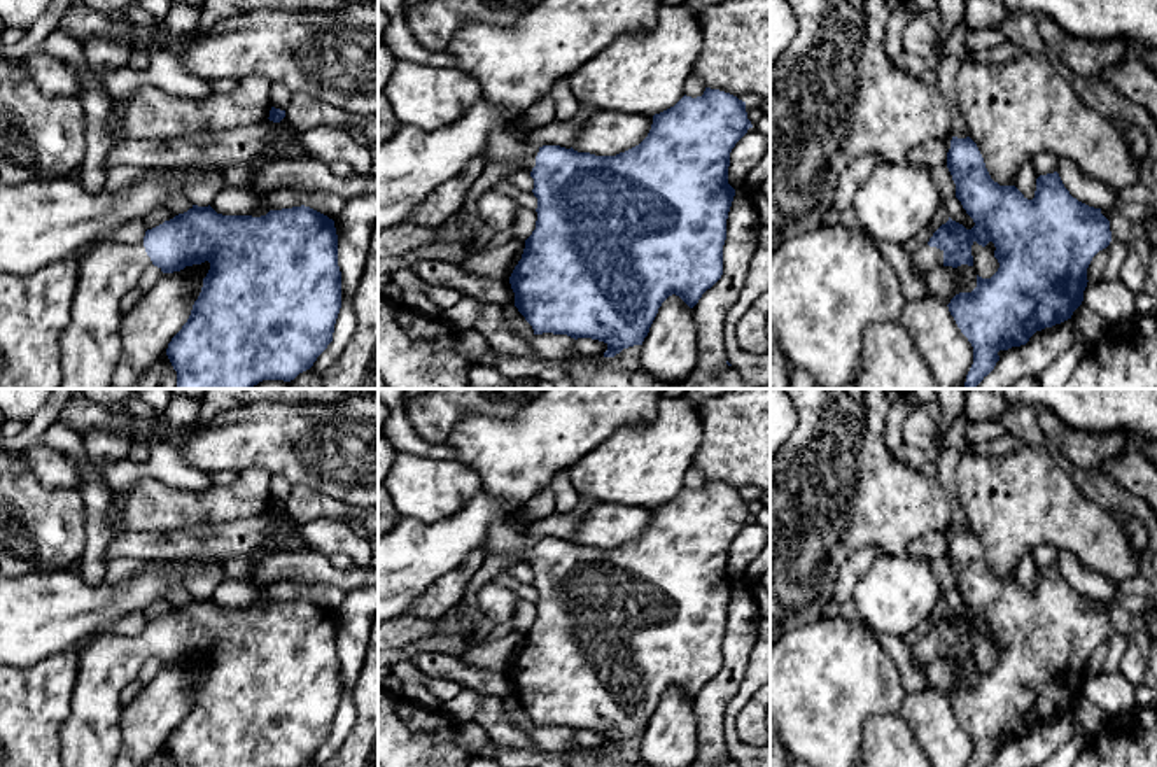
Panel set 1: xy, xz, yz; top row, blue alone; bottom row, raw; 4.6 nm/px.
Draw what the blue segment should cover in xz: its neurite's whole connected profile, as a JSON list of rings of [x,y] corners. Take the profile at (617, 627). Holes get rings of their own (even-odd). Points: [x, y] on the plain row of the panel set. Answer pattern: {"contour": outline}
{"contour": [[[705,480],[702,489],[684,487],[674,499],[655,506],[648,529],[616,548],[595,548],[560,538],[532,539],[529,529],[518,529],[504,520],[492,522],[483,552],[516,553],[523,566],[534,571],[536,622],[525,632],[522,651],[509,669],[515,699],[534,727],[599,732],[607,737],[604,749],[614,749],[623,741],[642,737],[669,688],[676,686],[693,700],[723,667],[726,611],[735,588],[728,576],[730,545],[749,520],[753,517],[746,494]]]}

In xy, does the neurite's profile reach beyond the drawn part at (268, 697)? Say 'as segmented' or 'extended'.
extended

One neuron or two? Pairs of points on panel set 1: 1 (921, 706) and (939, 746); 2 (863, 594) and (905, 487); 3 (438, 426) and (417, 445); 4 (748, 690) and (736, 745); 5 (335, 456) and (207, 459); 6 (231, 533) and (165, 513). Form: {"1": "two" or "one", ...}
{"1": "one", "2": "two", "3": "two", "4": "one", "5": "one", "6": "two"}

